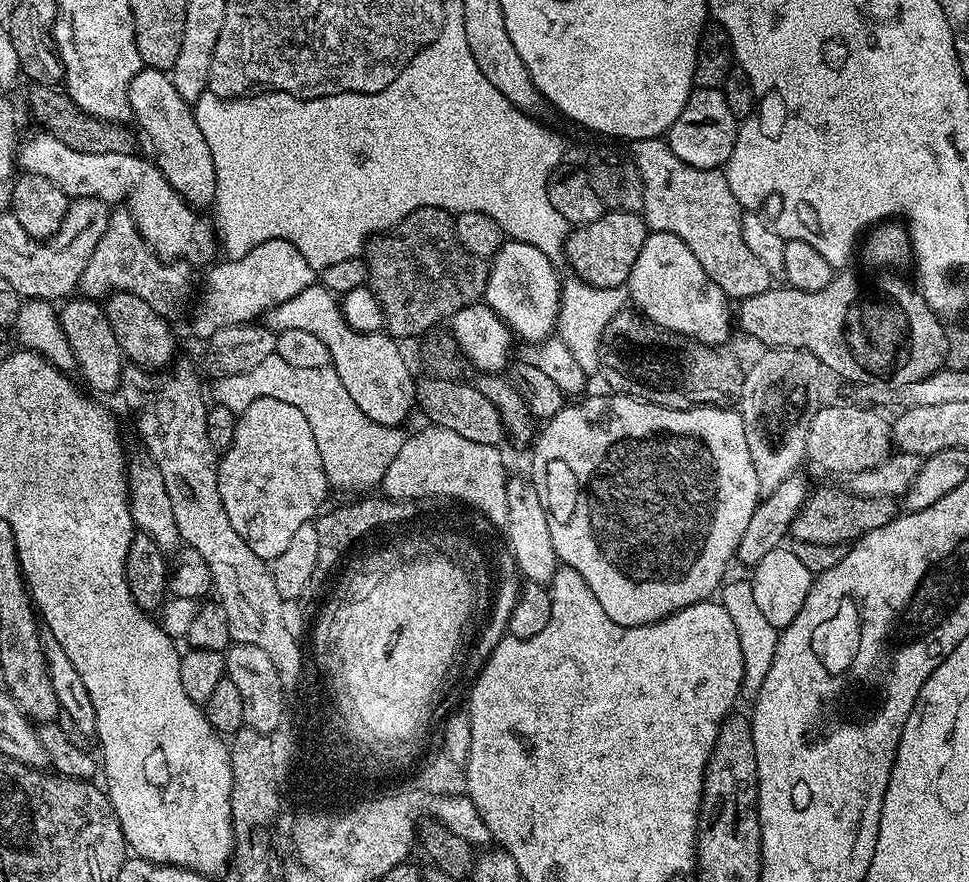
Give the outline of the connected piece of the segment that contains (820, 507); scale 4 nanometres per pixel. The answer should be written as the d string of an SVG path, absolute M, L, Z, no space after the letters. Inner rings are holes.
M820 488L804 501L804 508L798 512L790 533L795 542L818 542L819 544L848 544L861 540L870 530L886 526L898 515L898 504L887 496L862 498L840 488Z

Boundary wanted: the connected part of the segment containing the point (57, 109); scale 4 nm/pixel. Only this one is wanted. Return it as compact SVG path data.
M32 84L28 86L28 106L38 125L43 131L71 149L85 154L132 154L137 151L136 136L124 122L99 120L90 114L80 111L69 98L63 87L54 84Z

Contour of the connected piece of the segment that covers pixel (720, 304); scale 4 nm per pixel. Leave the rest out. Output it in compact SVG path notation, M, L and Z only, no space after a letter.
M649 231L626 287L631 303L660 328L713 346L727 345L732 328L734 332L734 312L728 309L730 298L698 266L690 246L674 234Z

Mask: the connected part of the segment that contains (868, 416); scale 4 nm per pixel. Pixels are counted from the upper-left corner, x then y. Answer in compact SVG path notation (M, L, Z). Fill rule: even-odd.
M828 404L817 407L808 417L804 455L813 460L824 472L851 474L870 470L883 464L893 455L889 421L872 408L859 408L856 404Z

